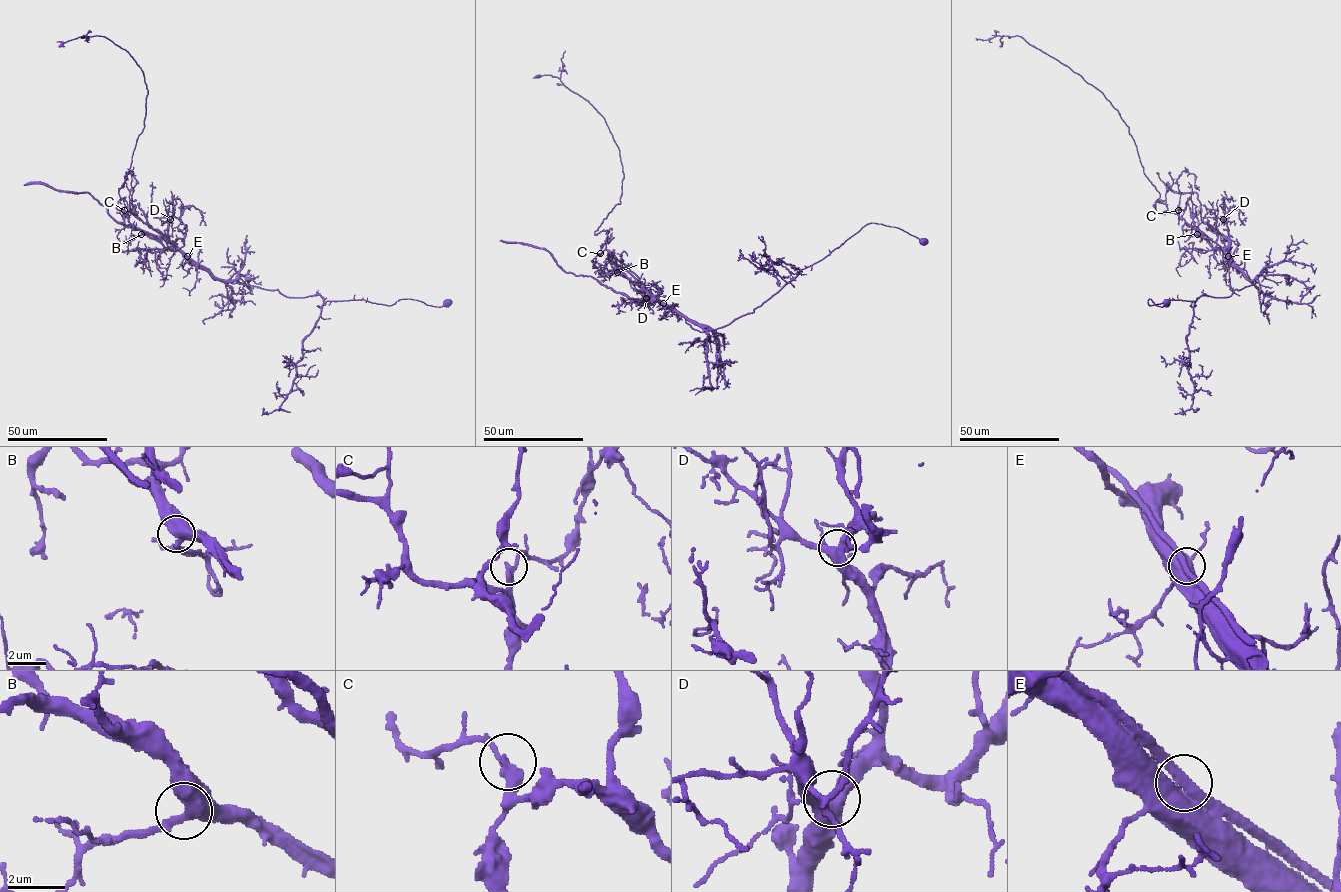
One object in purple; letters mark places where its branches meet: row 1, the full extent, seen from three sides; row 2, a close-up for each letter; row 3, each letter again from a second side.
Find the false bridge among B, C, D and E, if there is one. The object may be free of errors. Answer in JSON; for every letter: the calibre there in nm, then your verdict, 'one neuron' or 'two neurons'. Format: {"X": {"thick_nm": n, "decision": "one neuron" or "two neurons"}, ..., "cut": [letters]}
{"B": {"thick_nm": 550, "decision": "one neuron"}, "C": {"thick_nm": 320, "decision": "one neuron"}, "D": {"thick_nm": 460, "decision": "one neuron"}, "E": {"thick_nm": 750, "decision": "two neurons"}, "cut": ["E"]}

